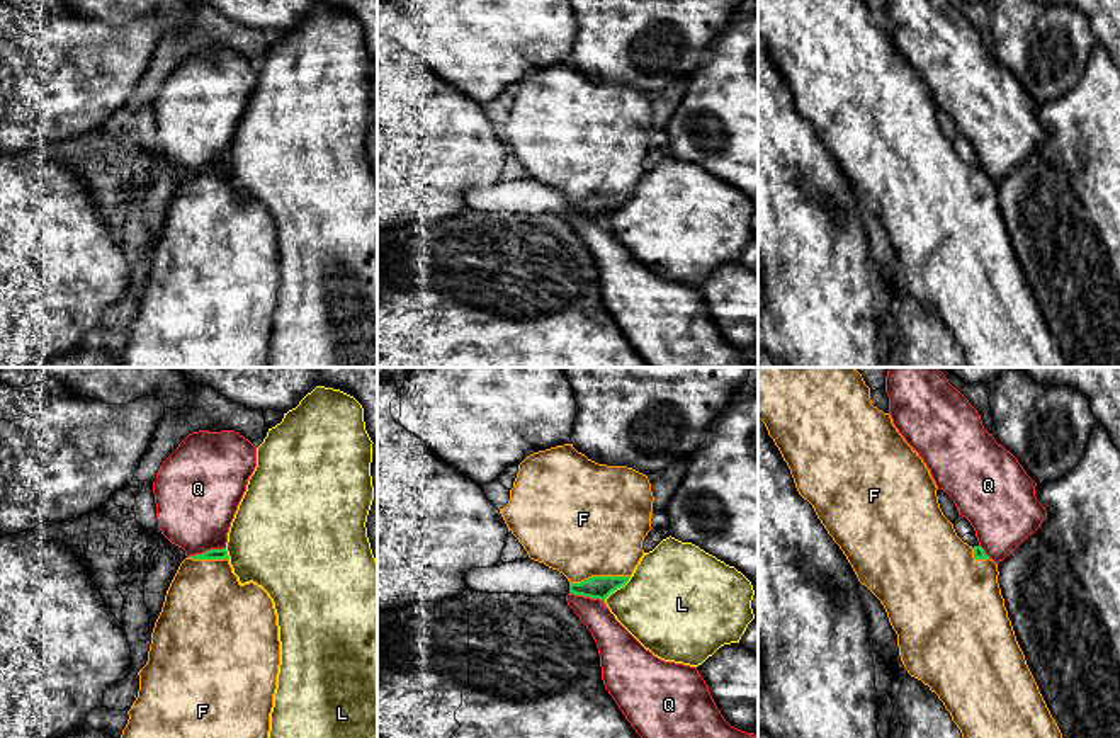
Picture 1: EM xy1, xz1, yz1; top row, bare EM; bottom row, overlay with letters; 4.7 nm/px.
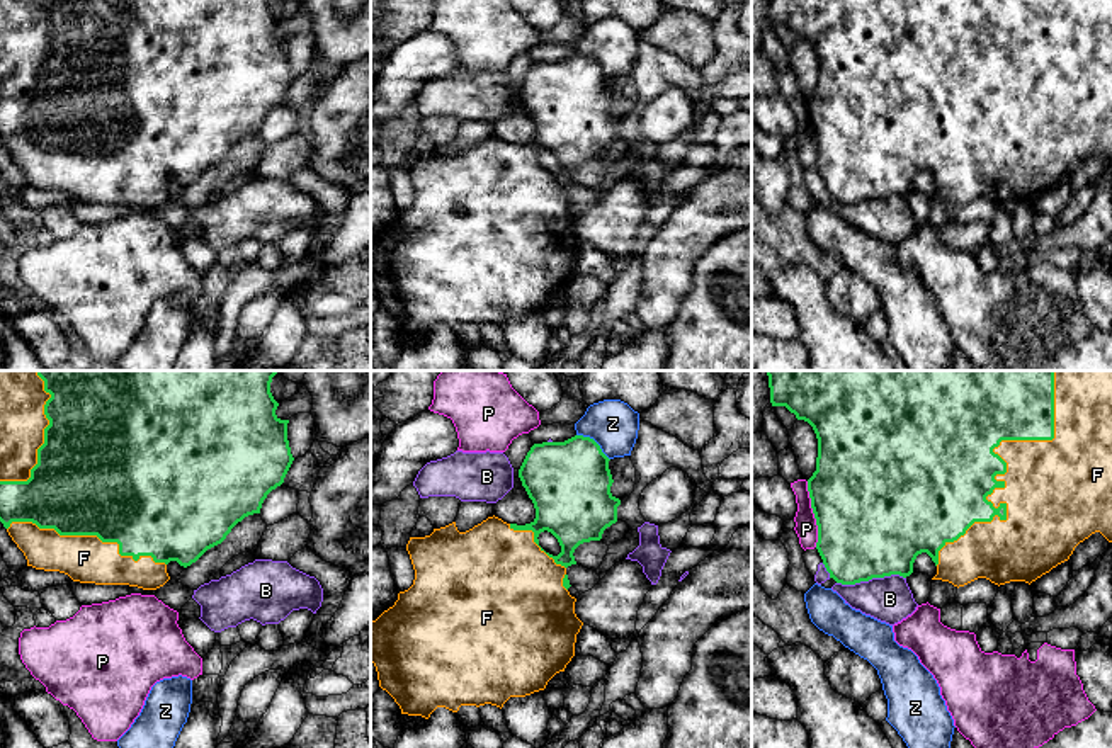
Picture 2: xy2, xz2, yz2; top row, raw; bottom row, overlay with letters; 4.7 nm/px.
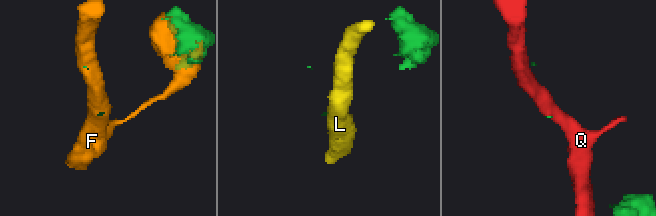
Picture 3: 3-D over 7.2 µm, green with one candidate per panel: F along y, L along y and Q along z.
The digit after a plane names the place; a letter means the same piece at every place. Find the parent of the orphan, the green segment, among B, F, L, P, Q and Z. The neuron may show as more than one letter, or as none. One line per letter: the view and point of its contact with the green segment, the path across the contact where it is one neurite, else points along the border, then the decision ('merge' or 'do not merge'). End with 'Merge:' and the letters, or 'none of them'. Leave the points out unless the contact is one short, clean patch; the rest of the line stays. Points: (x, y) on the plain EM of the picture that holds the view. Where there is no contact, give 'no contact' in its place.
B: contact yz2 (871, 198); do not merge
F: contact yz2 (998, 92); merge
L: contact xz1 (617, 206); border xz1 (631, 196), (604, 218); do not merge
P: contact yz2 (813, 131); do not merge
Q: contact xy1 (206, 170); border xy1 (225, 167), (211, 167), (187, 175); do not merge
Z: contact xz2 (595, 62); do not merge
Merge: F

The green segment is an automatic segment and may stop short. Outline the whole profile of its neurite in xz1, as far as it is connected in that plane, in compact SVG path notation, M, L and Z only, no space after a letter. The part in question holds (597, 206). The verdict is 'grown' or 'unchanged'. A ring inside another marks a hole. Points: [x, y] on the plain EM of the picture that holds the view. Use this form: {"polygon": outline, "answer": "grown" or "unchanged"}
{"polygon": "M564 63L534 71L518 83L510 119L500 133L530 179L568 197L569 213L605 219L629 201L644 175L653 121L646 94L598 83Z", "answer": "grown"}

